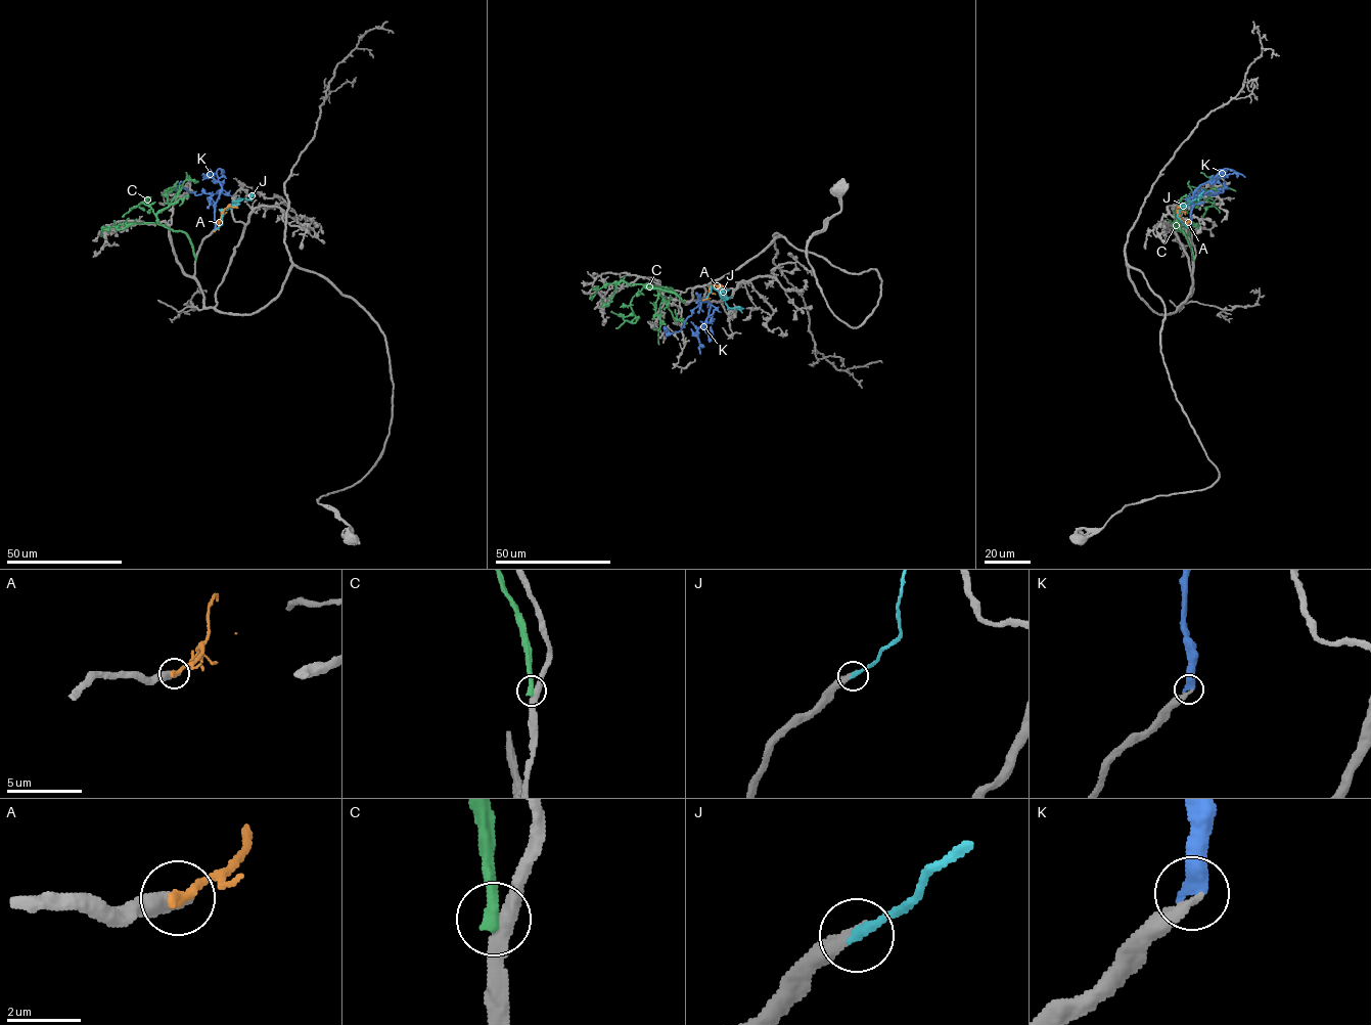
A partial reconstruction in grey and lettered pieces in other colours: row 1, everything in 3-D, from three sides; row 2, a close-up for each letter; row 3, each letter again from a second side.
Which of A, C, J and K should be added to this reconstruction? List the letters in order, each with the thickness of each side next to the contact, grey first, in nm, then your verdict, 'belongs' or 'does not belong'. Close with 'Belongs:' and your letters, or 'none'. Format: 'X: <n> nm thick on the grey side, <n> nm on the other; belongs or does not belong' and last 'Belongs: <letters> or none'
A: 480 nm thick on the grey side, 280 nm on the other; does not belong
C: 380 nm thick on the grey side, 380 nm on the other; does not belong
J: 400 nm thick on the grey side, 260 nm on the other; does not belong
K: 400 nm thick on the grey side, 440 nm on the other; belongs
Belongs: K

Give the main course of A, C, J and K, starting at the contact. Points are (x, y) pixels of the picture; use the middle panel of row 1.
A: (703, 300), (712, 285), (726, 287)
C: (684, 302), (669, 292), (645, 284), (632, 300), (635, 322), (625, 320), (611, 311)
J: (703, 300), (712, 285), (729, 307), (737, 307), (742, 313)
K: (703, 300), (711, 306), (707, 319), (698, 329), (700, 354)

